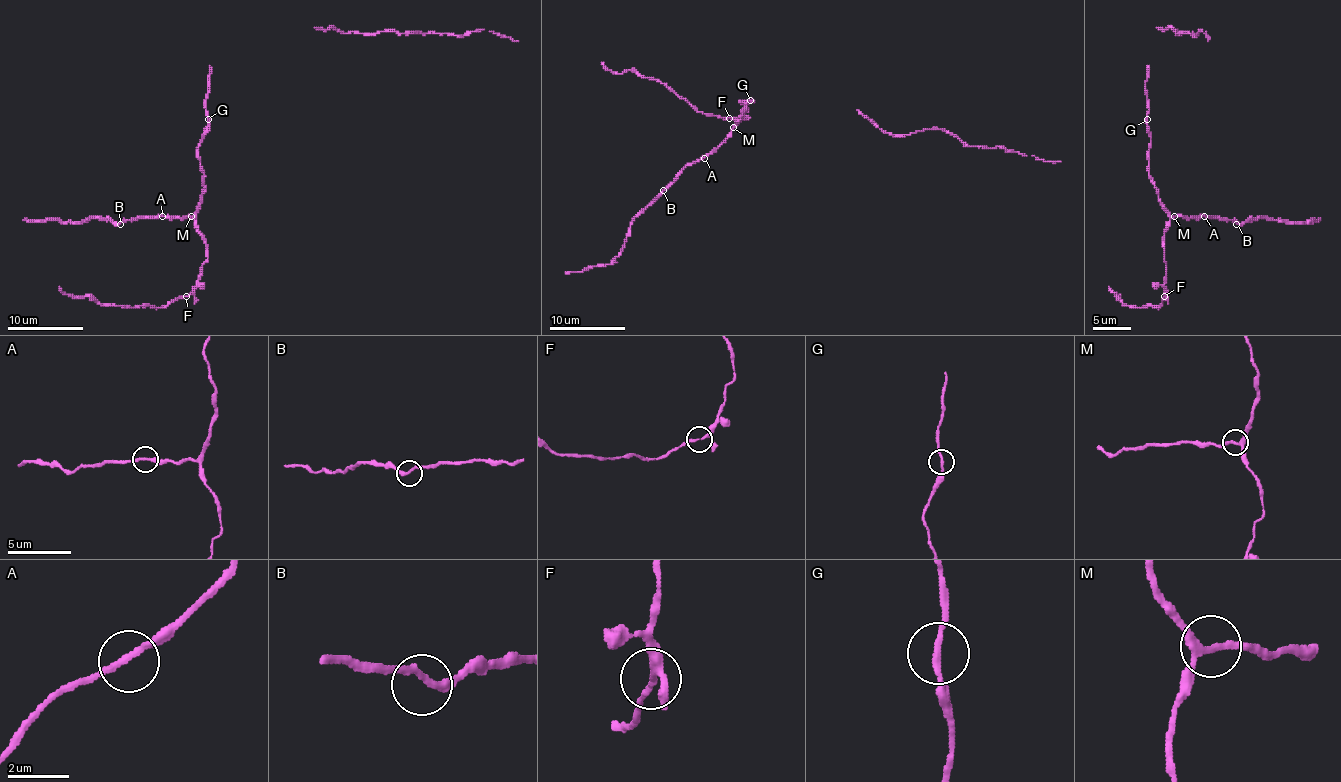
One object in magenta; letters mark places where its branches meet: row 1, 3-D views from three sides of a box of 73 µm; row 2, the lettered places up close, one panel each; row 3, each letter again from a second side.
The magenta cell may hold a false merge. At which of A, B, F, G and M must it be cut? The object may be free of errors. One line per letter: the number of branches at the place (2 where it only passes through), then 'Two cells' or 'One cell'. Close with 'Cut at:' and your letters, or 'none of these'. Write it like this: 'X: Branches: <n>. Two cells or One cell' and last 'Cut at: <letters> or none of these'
A: Branches: 2. One cell
B: Branches: 2. One cell
F: Branches: 3. One cell
G: Branches: 2. One cell
M: Branches: 3. One cell
Cut at: none of these

